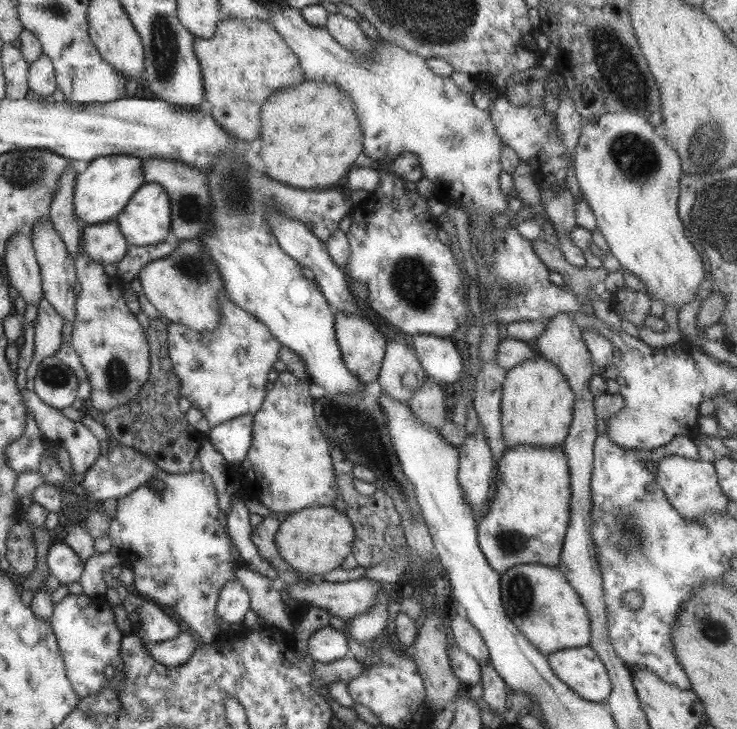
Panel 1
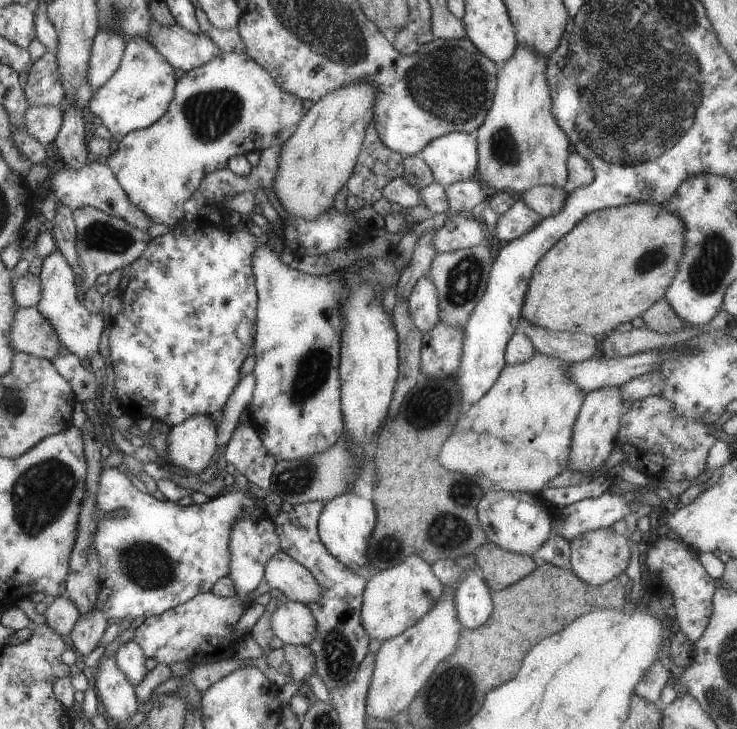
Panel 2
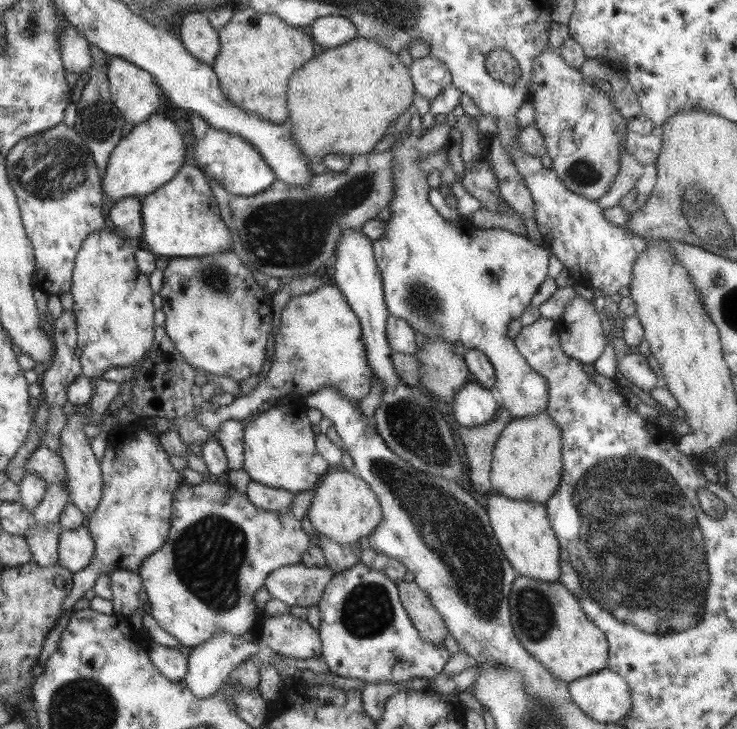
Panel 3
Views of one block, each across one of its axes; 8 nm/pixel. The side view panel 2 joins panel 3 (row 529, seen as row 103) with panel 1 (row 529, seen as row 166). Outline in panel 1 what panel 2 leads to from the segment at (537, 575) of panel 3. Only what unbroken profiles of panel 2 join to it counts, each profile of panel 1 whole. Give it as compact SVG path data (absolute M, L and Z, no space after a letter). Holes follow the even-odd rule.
M562 444L556 447L515 445L507 449L498 460L495 474L495 496L488 513L476 525L479 549L490 569L501 575L516 564L540 564L556 567L559 562L570 509L570 478Z

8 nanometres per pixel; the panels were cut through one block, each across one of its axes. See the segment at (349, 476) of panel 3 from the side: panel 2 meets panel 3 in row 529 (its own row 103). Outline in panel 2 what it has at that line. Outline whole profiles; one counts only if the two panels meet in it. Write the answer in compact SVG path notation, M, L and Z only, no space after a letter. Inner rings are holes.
M353 81L353 84L341 85L341 88L335 88L333 92L325 94L303 114L295 132L280 146L278 167L272 182L273 192L283 210L301 220L313 220L315 216L332 207L335 194L349 178L359 154L365 130L372 120L371 108L375 96L375 86L365 81Z

